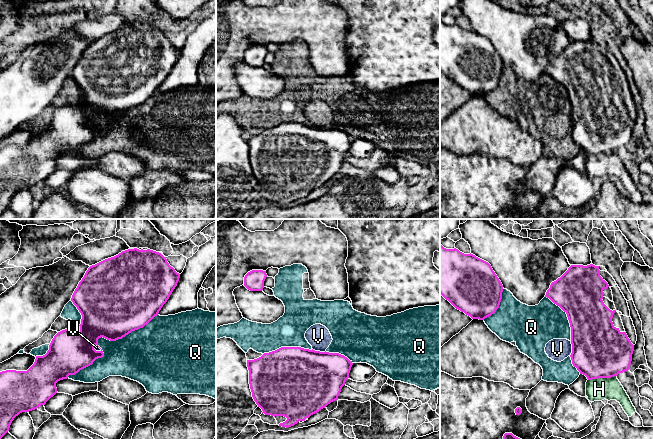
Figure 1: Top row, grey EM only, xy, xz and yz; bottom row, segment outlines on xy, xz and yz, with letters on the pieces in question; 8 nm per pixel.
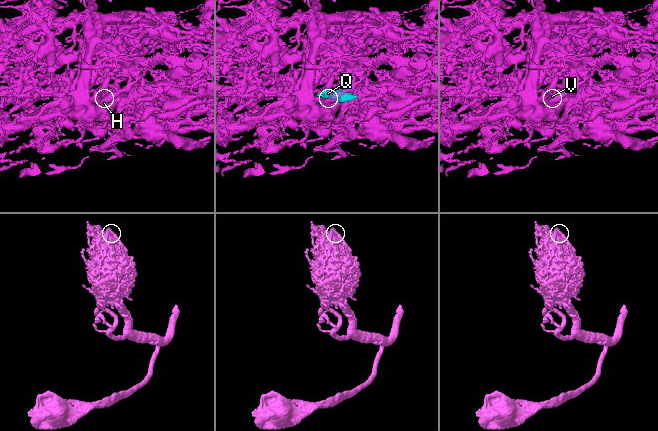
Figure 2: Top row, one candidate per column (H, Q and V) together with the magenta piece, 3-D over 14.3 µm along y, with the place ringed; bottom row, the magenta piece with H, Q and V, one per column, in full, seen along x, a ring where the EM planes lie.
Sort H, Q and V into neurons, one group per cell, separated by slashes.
H / Q V

